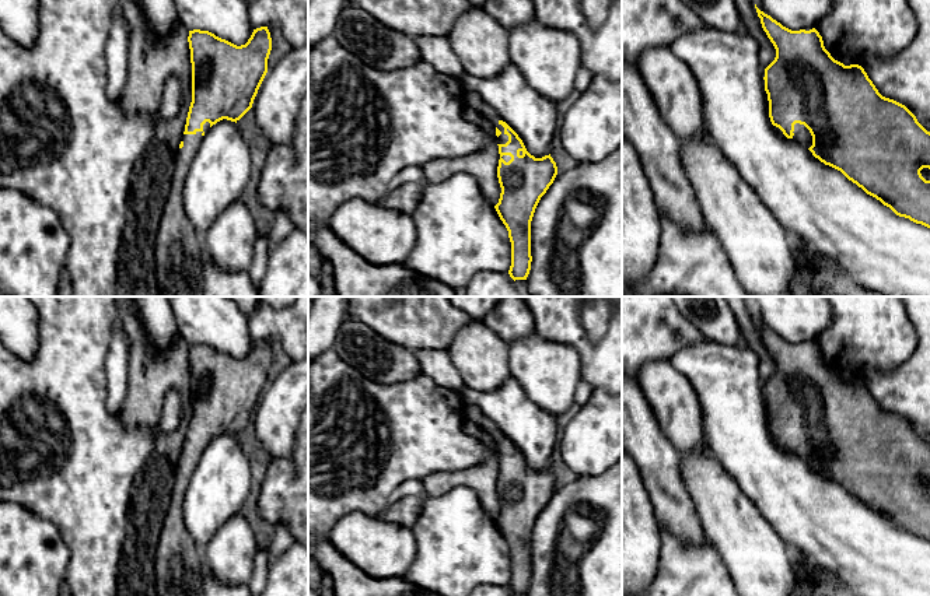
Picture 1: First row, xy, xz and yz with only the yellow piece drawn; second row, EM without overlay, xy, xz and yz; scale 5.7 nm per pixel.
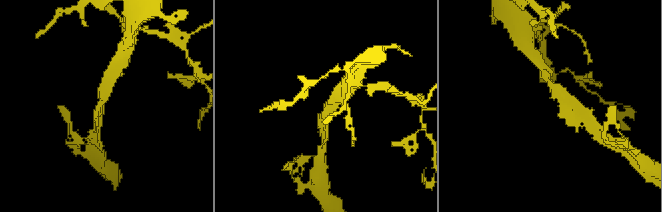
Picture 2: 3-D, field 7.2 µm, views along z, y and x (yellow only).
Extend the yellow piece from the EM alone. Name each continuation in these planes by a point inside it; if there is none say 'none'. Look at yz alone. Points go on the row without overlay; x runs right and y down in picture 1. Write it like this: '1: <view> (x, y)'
1: yz (801, 448)

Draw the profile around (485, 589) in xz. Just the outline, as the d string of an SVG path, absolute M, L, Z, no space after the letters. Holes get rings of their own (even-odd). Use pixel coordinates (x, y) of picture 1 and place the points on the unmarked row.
M482 583L476 586L469 596L514 596L514 593L508 586Z

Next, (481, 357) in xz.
M479 320L458 332L447 351L468 389L492 392L511 376L508 344Z

